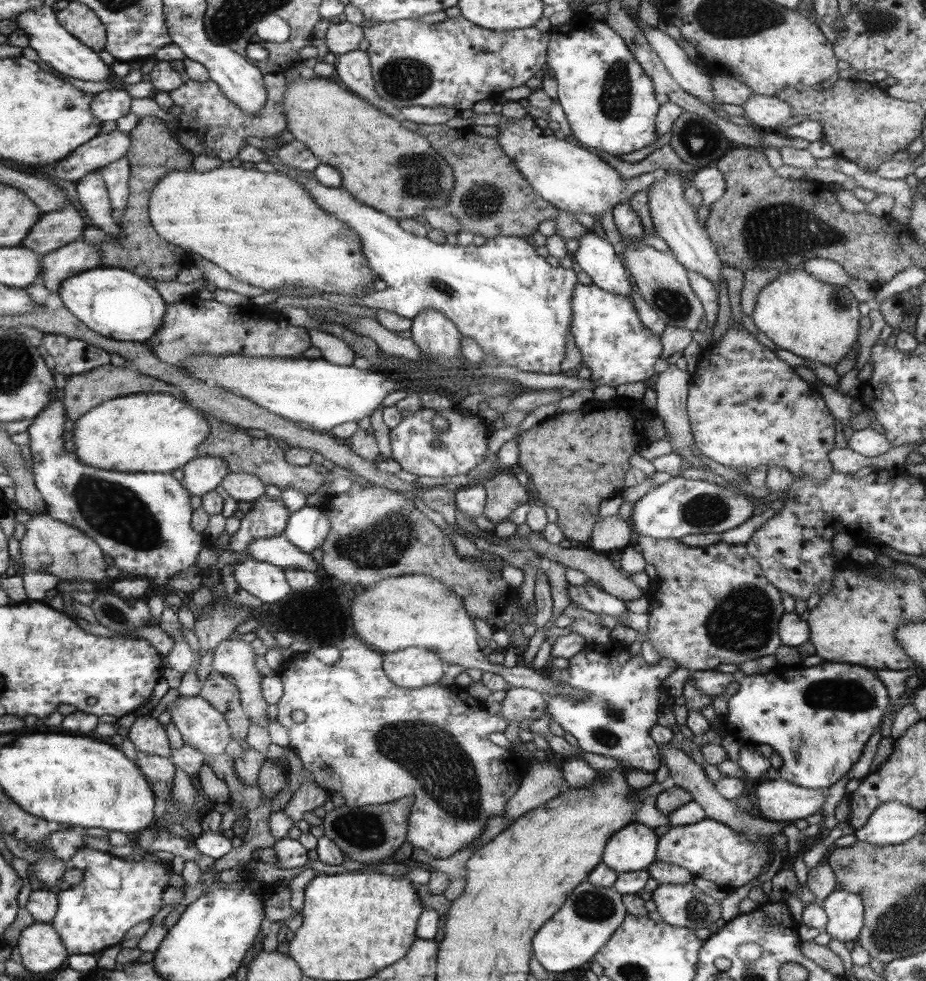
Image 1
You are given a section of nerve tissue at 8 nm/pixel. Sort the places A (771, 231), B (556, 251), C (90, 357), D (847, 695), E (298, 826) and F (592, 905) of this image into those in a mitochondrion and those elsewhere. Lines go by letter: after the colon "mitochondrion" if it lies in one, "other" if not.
A: mitochondrion
B: other
C: other
D: mitochondrion
E: other
F: mitochondrion

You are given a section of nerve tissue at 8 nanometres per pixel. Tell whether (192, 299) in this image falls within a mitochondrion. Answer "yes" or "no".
no

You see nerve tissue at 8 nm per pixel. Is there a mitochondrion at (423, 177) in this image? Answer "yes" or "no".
yes

